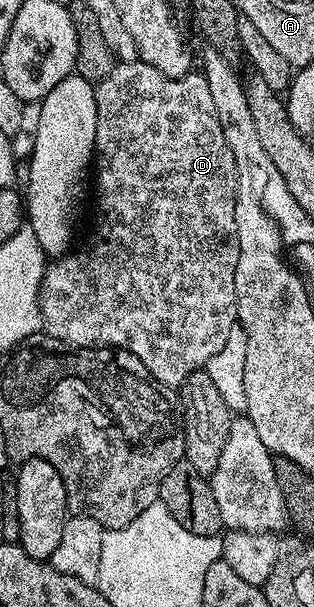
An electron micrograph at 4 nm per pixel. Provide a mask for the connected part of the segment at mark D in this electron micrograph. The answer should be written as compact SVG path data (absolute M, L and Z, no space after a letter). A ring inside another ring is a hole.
M138 59L119 61L113 67L113 71L109 71L109 75L105 75L105 79L95 85L95 98L97 99L97 135L95 136L95 160L93 162L93 193L95 189L95 205L99 208L95 213L95 234L92 235L87 249L81 250L80 253L75 253L76 251L68 252L66 255L52 260L44 268L43 282L39 288L39 310L43 316L45 332L48 337L56 337L58 341L64 341L68 347L110 347L112 349L121 349L124 353L134 358L143 368L148 369L162 385L179 387L187 380L189 374L200 372L206 366L207 361L213 359L213 355L217 355L217 351L221 351L221 347L225 347L225 339L229 339L229 331L233 331L233 327L237 324L239 304L237 303L237 291L235 290L235 276L237 275L239 244L237 243L235 200L237 199L238 189L233 152L229 151L229 146L225 143L225 137L222 135L221 125L217 119L217 111L214 110L212 96L209 93L209 85L202 72L192 71L186 73L183 77L166 77L165 75L161 75L161 71L157 71L157 67L153 67L144 61Z

